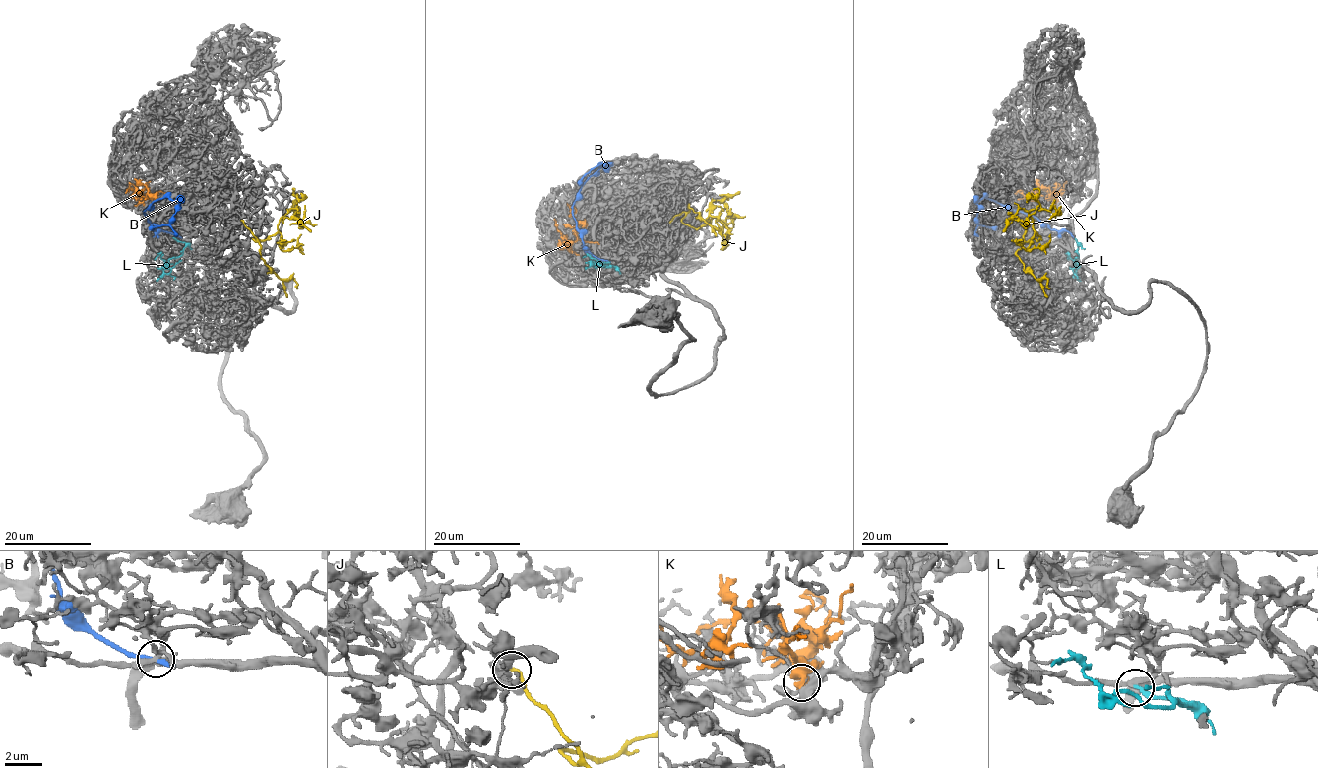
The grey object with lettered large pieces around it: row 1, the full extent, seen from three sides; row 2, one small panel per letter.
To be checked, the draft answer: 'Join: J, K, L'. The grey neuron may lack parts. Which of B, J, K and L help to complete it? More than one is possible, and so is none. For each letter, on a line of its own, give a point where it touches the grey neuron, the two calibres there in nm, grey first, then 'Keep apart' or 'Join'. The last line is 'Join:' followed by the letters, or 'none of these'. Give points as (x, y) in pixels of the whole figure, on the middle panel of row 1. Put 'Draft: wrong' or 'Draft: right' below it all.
B: Touches grey at (605, 260). Thickness 240 nm (grey) against 320 nm. Keep apart
J: Touches grey at (669, 222). Thickness 360 nm (grey) against 200 nm. Join
K: Touches grey at (572, 243). Thickness 200 nm (grey) against 550 nm. Join
L: Touches grey at (601, 262). Thickness 200 nm (grey) against 200 nm. Join
Join: J, K, L
Draft: right

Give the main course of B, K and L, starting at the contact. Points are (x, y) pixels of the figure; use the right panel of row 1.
B: (1072, 235), (1047, 227), (1035, 217), (1004, 207), (983, 196), (976, 203), (976, 223), (996, 228)
K: (1054, 204), (1048, 188), (1041, 188), (1032, 196), (1015, 193)
L: (1074, 237), (1078, 247), (1075, 273), (1074, 260)

